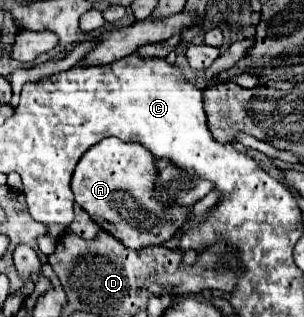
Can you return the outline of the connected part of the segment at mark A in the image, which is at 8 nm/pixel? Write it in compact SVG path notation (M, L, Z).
M109 136L81 156L71 178L71 190L75 194L75 202L91 216L93 222L117 236L127 248L139 250L143 246L163 244L169 240L185 224L189 210L185 206L159 206L159 202L151 198L155 170L155 158L151 158L143 146Z

